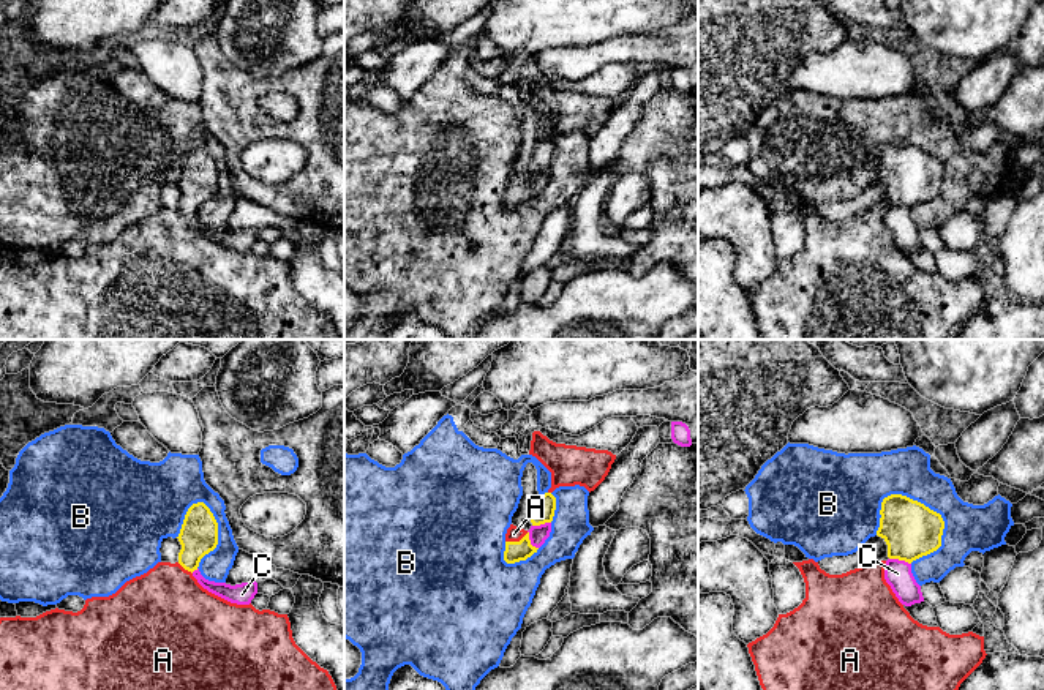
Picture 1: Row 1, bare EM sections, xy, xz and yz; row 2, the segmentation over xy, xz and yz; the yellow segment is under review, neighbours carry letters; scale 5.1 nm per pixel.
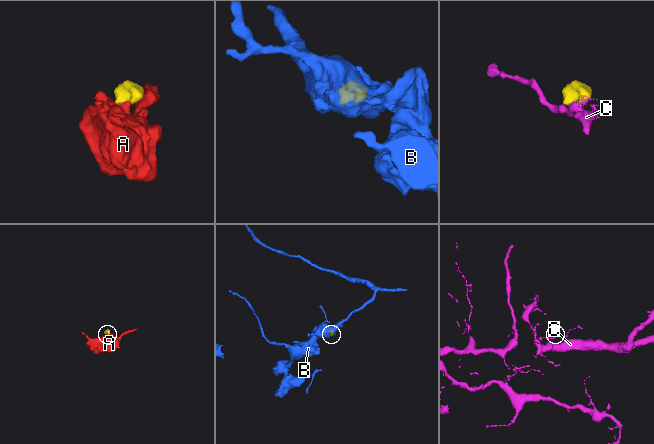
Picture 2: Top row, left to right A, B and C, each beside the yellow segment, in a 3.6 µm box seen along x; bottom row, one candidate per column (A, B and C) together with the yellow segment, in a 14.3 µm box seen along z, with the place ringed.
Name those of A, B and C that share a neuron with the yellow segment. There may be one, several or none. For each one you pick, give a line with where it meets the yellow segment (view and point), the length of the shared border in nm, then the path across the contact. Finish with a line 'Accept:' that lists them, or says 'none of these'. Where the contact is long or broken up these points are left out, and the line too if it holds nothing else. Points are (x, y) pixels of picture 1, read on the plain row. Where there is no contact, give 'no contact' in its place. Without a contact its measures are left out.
A: meets yellow in xz at (517, 188); contact 130 nm long; runs through xz (515, 198), (517, 188), (514, 180)
Accept: A

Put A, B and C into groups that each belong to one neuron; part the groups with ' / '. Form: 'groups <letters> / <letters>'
groups A / B / C

